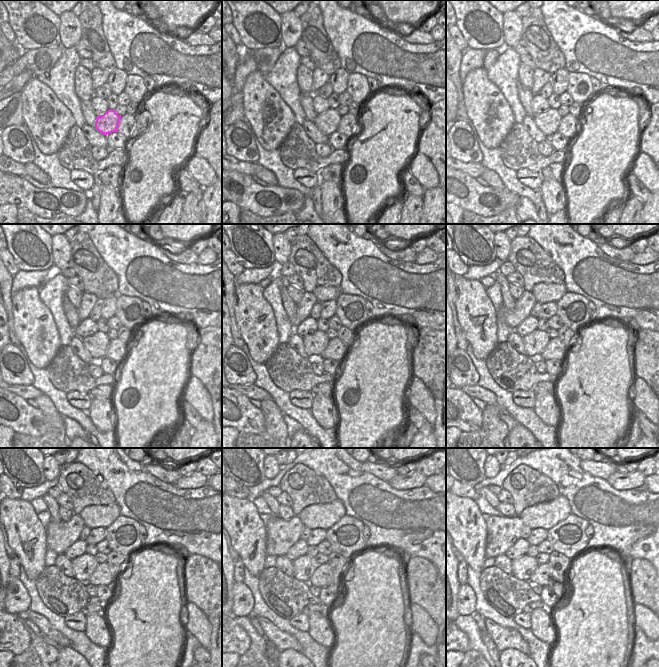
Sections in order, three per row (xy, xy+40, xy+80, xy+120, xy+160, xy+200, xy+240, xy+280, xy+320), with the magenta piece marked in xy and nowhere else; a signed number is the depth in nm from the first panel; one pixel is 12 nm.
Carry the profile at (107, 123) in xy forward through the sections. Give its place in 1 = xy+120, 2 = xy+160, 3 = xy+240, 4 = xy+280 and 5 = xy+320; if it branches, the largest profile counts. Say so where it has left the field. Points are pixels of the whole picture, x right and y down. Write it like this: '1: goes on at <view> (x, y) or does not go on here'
1: goes on at xy+120 (97, 344)
2: goes on at xy+160 (314, 343)
3: goes on at xy+240 (84, 565)
4: goes on at xy+280 (307, 565)
5: goes on at xy+320 (529, 564)

